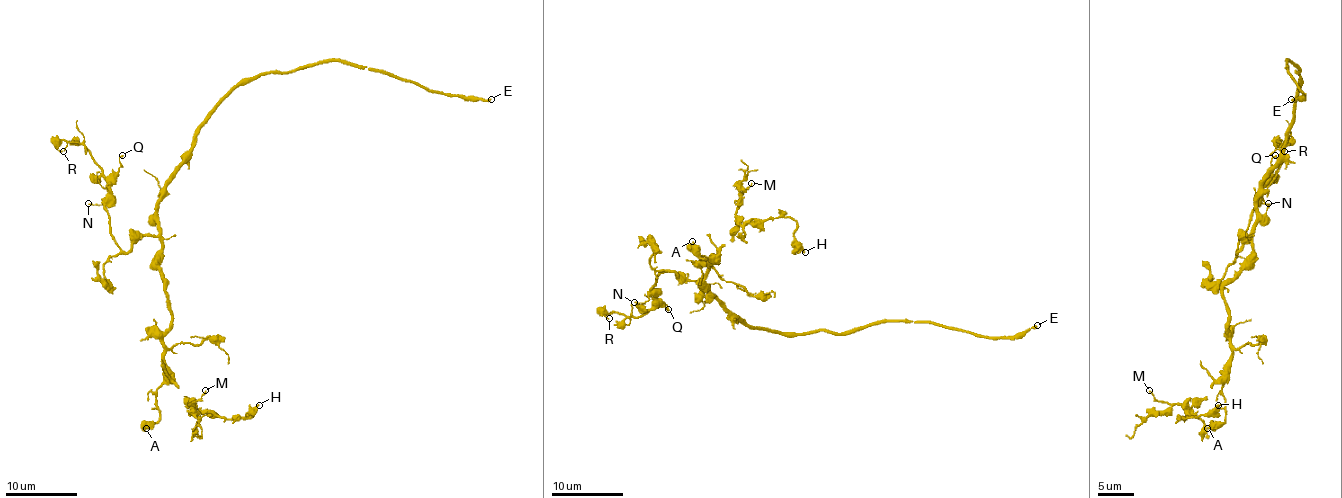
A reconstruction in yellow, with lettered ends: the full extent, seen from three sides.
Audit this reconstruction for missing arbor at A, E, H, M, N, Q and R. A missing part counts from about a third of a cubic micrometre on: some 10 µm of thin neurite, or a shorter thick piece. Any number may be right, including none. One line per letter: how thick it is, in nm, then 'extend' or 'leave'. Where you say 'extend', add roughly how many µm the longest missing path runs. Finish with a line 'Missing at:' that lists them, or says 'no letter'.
A: 400 nm thick; leave
E: 240 nm thick; extend; about 110 µm are missing
H: 280 nm thick; leave
M: 160 nm thick; leave
N: 120 nm thick; leave
Q: 150 nm thick; leave
R: 110 nm thick; leave
Missing at: E

